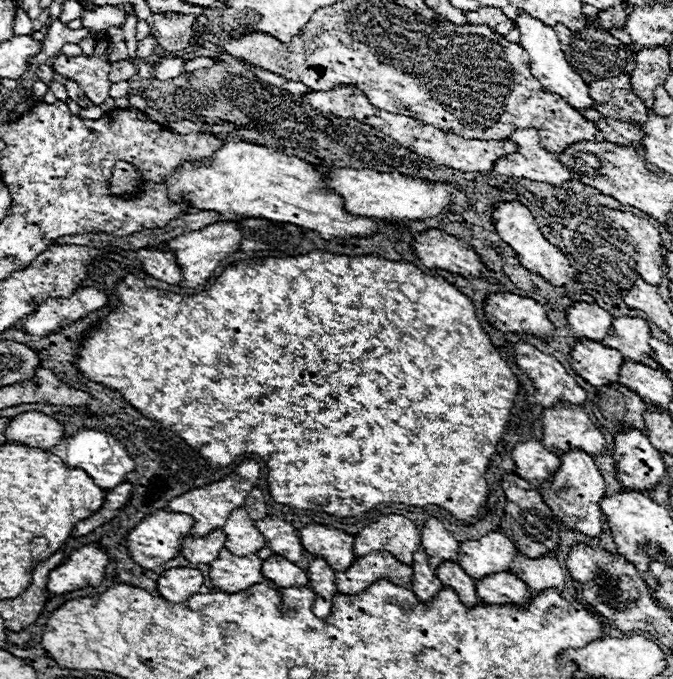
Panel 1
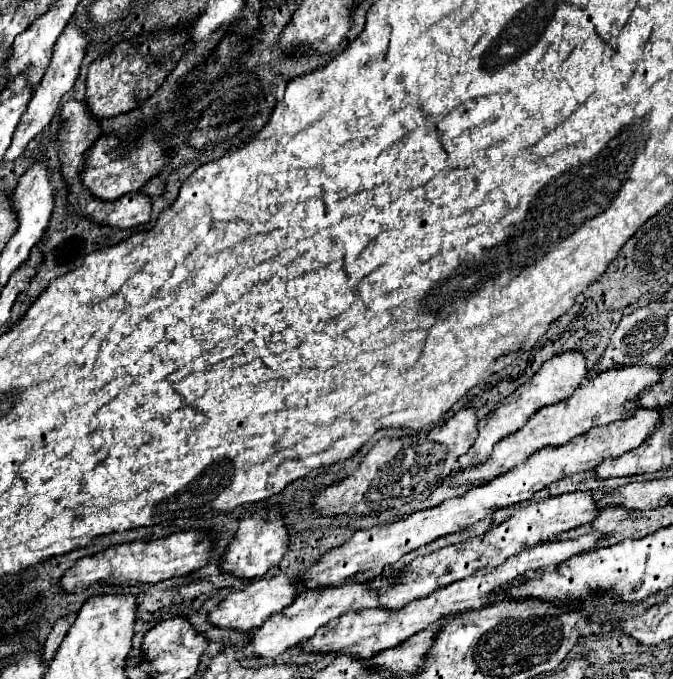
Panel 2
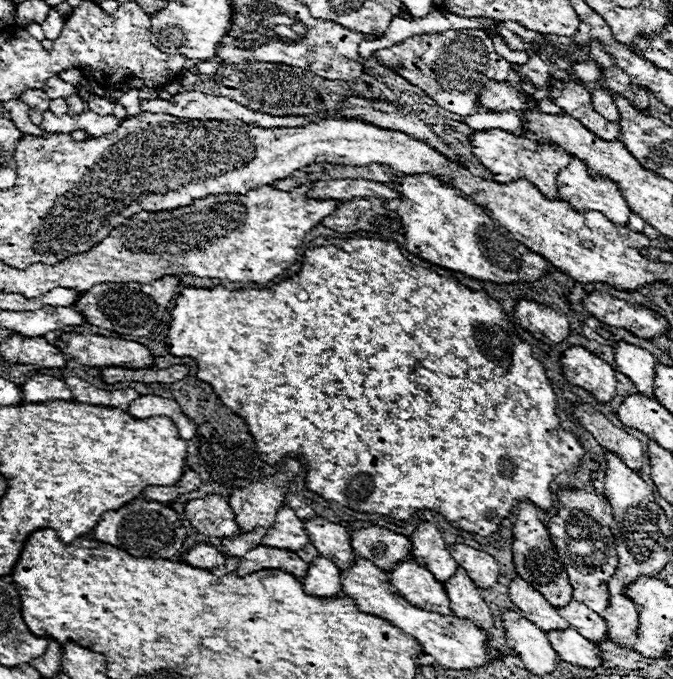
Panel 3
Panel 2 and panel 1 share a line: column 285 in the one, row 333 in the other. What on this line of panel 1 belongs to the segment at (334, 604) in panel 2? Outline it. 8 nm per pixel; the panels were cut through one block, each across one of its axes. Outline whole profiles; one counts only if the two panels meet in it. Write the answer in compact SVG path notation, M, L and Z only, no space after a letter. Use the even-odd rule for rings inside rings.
M622 316L622 318L614 318L612 330L602 340L602 344L618 350L628 360L642 362L642 364L654 368L656 360L652 358L652 348L648 344L650 338L652 338L652 334L650 334L648 322L644 318Z

